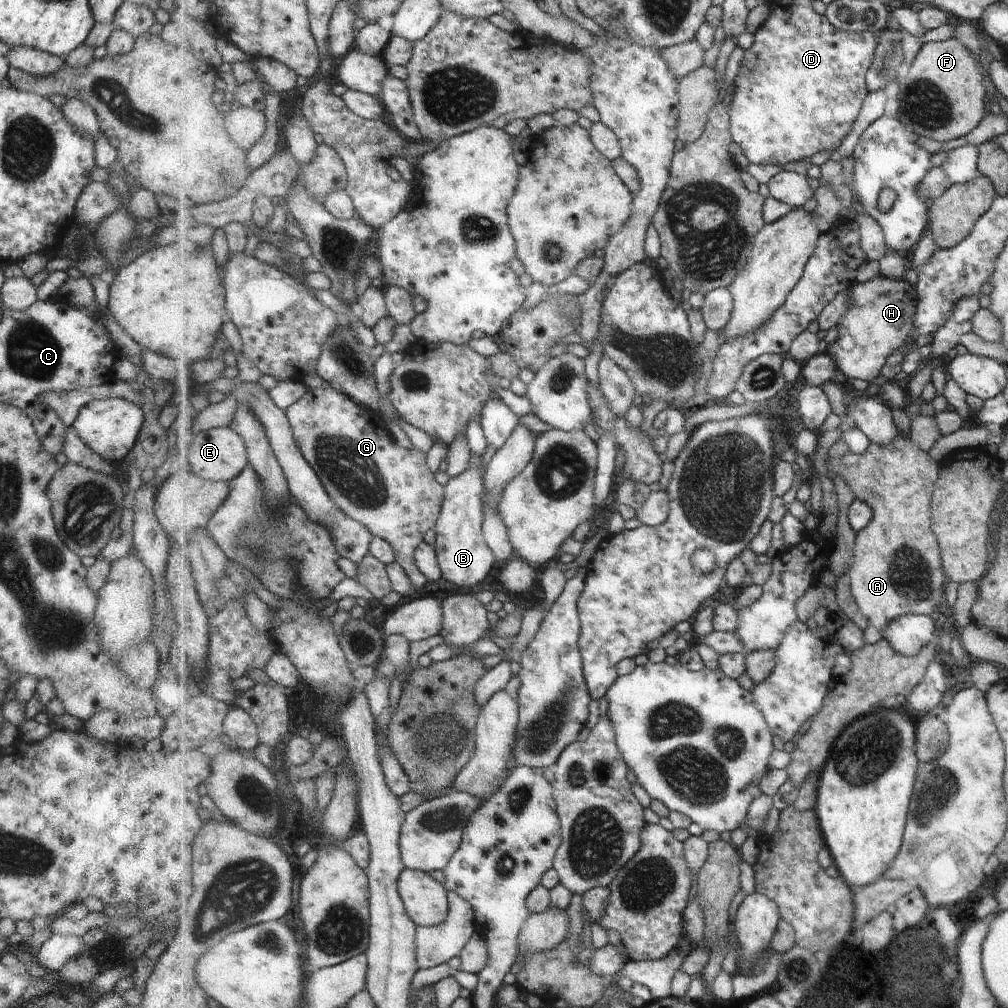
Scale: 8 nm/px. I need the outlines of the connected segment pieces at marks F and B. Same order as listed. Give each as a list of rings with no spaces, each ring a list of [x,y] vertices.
[[[955,37],[946,41],[929,41],[920,47],[914,61],[899,80],[897,100],[900,102],[900,107],[896,116],[925,138],[939,142],[950,141],[969,134],[969,131],[973,130],[977,122],[983,118],[983,104],[985,104],[983,96],[985,90],[981,84],[981,74],[967,46]]]
[[[471,455],[468,467],[457,477],[453,477],[445,486],[444,506],[434,532],[434,548],[442,569],[443,579],[457,587],[473,588],[483,582],[491,568],[498,564],[495,554],[489,549],[484,538],[483,492],[484,474],[481,455]]]

